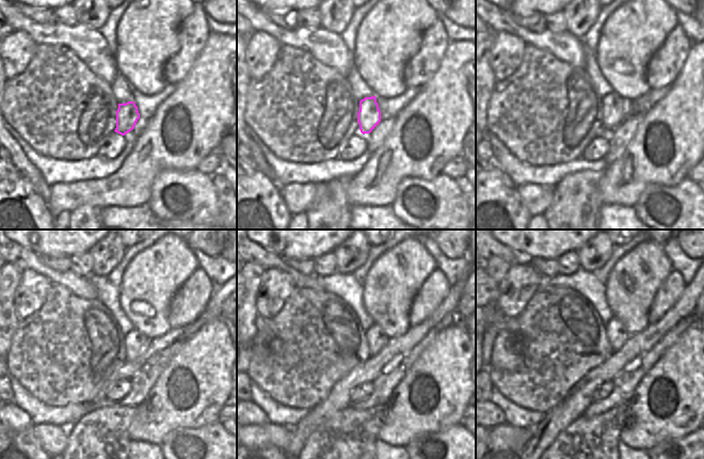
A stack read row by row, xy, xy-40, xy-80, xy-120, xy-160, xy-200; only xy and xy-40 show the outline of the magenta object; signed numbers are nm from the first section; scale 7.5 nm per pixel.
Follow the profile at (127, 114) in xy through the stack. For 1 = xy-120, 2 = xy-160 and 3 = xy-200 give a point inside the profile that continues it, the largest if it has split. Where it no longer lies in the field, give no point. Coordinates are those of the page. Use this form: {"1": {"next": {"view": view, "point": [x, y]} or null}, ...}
{"1": {"next": {"view": "xy-120", "point": [134, 342]}}, "2": {"next": {"view": "xy-160", "point": [377, 338]}}, "3": {"next": {"view": "xy-200", "point": [617, 334]}}}

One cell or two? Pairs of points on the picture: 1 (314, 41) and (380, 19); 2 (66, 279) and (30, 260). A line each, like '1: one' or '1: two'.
1: two
2: one

